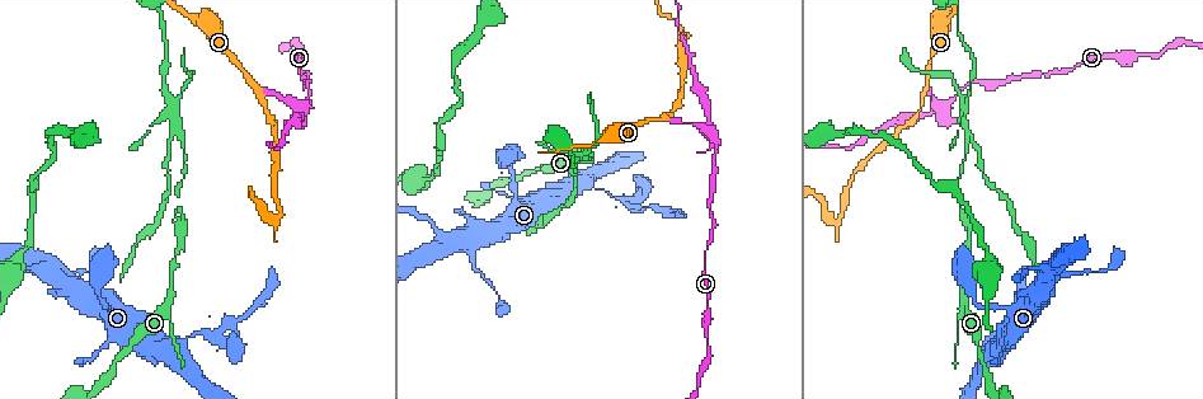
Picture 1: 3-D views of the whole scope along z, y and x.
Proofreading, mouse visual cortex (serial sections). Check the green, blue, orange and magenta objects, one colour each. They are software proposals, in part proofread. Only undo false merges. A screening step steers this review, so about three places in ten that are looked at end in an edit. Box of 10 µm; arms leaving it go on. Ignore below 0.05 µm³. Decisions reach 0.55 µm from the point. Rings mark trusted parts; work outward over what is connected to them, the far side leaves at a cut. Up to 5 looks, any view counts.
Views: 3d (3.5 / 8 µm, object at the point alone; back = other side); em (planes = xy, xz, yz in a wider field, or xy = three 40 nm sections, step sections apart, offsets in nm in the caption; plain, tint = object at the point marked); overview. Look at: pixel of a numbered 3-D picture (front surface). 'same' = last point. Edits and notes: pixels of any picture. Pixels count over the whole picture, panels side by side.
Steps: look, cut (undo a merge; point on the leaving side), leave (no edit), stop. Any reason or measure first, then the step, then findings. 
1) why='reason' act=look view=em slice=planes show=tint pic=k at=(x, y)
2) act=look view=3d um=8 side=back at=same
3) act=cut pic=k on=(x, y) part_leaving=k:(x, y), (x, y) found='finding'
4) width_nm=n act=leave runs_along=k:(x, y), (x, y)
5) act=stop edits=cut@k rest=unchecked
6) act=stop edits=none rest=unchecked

act=look view=3d um=3.5 pic=1 at=(171, 281)

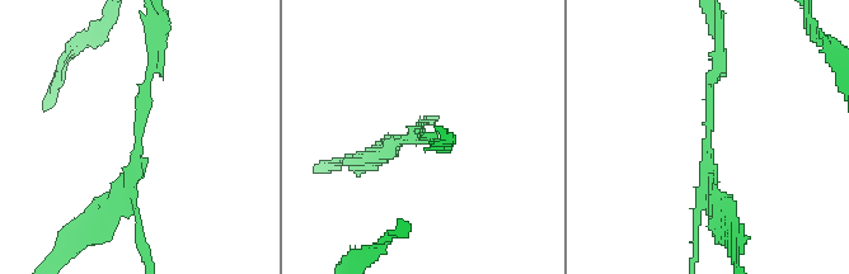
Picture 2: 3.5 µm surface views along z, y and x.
act=look view=em slice=xy step=3 show=tint pic=2 at=(138, 131)

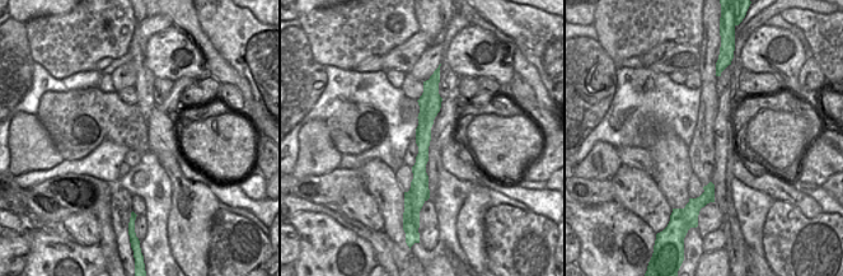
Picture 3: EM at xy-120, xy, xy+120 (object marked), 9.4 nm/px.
act=cut pic=2 on=(709, 127) part_leaving=2:(707, 168), (709, 79), (719, 55) found='a second cell is stuck on'

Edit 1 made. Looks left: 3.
why='see it whole again' act=look view=overview

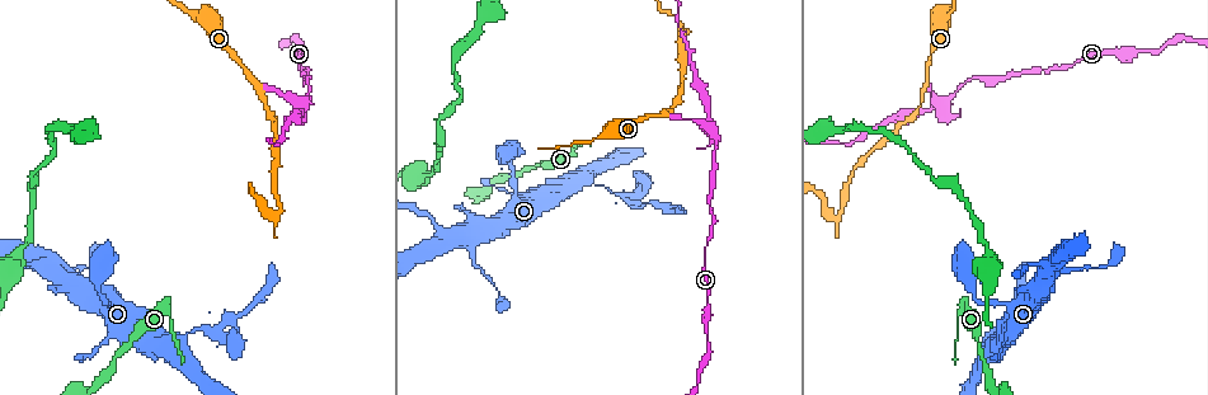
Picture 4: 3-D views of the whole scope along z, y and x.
why='four arms meet' act=look view=3d um=3.5 pic=4 at=(1049, 271)

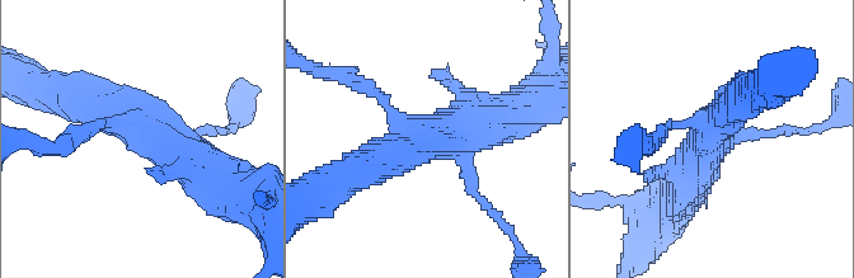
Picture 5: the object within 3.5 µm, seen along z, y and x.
why='shape alone is not enough' act=look view=em slice=xy step=1 show=tint pic=5 at=(706, 141)

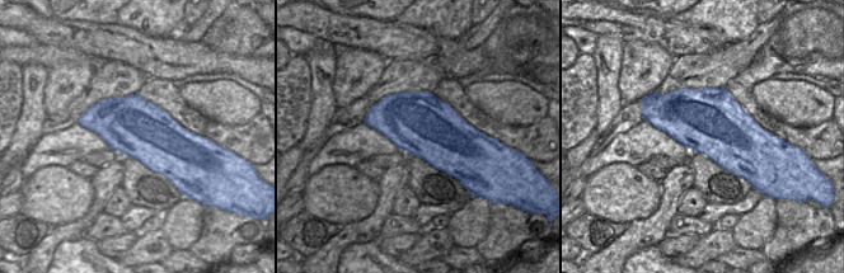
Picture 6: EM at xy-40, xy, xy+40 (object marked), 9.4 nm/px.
act=leave runs_along=5:(233, 187), (144, 125), (93, 102) found='all the same cell'

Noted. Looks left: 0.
act=stop edits=cut@2 rest=unchecked

